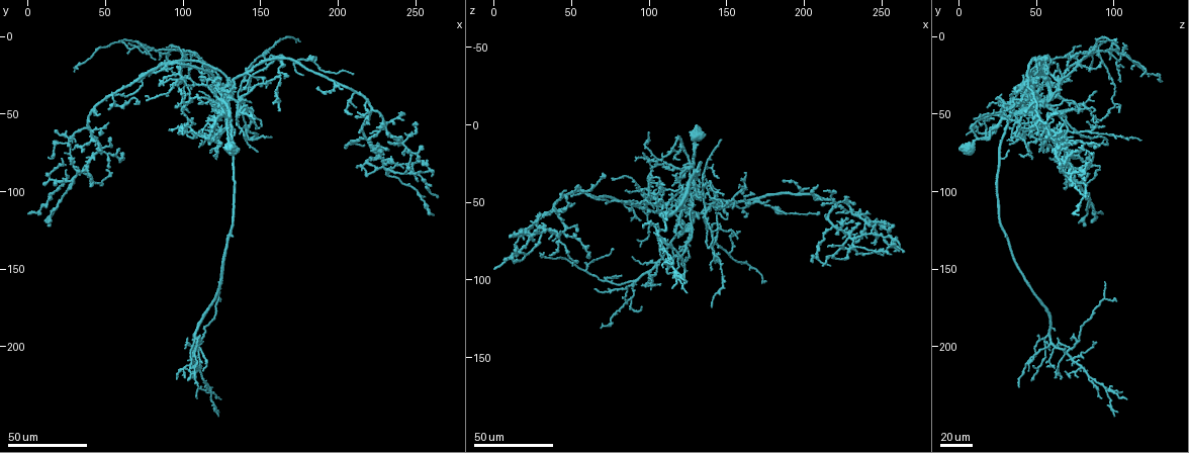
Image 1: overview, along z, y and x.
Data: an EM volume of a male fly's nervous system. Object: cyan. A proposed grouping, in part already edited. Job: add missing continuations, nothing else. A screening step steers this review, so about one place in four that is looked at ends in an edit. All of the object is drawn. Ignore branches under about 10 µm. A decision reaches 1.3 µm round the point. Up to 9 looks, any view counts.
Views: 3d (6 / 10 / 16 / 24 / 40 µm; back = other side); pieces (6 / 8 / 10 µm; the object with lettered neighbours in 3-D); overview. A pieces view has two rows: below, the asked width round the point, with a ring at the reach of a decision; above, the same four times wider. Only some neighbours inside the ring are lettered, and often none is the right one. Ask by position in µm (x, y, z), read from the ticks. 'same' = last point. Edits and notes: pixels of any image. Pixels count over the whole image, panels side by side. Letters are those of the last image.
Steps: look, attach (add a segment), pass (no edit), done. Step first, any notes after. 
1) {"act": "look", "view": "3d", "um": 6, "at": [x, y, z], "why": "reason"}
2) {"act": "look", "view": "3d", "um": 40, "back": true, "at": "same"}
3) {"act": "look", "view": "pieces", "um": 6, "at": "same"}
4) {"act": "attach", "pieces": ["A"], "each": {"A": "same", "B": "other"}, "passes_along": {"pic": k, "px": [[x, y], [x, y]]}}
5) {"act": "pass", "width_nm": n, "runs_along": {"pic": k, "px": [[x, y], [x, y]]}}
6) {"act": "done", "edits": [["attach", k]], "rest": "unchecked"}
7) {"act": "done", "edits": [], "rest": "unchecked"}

{"act": "look", "view": "3d", "um": 24, "at": [134, 57, 36], "why": "thick end"}

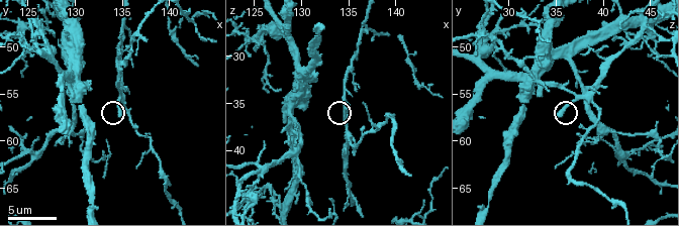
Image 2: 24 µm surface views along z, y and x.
{"act": "look", "view": "pieces", "um": 6, "at": [134.6, 57.4, 35.4], "why": "what lies round it"}

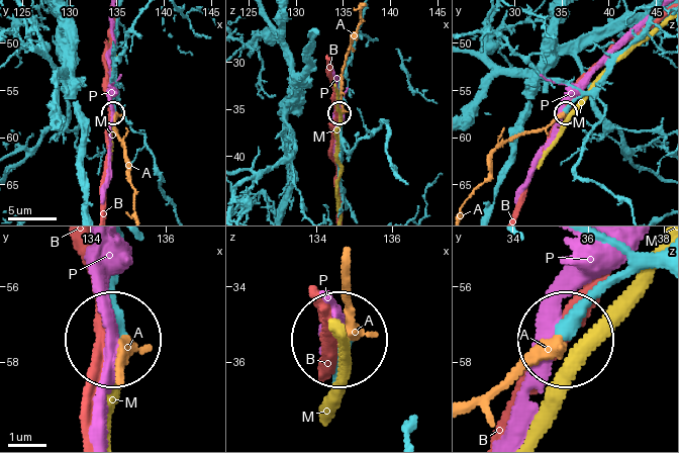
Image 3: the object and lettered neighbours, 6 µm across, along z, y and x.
{"act": "attach", "pieces": ["A"], "each": {"A": "same", "B": "other", "M": "other", "P": "other"}, "passes_along": {"pic": 3, "px": [[661, 250], [635, 260], [561, 334], [471, 398]]}, "found": "it goes on there"}

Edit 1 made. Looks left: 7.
{"act": "look", "view": "overview", "why": "see it whole again"}

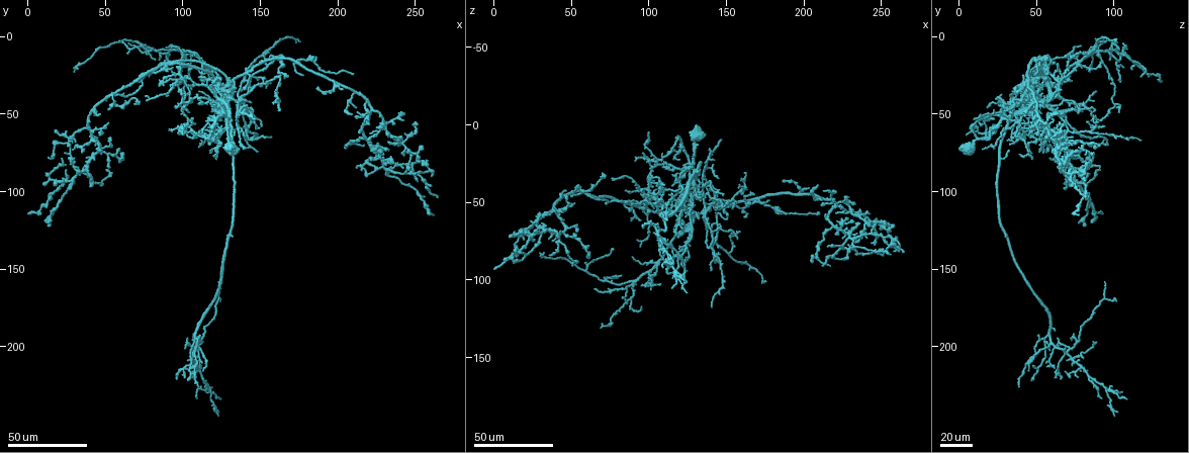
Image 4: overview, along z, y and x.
{"act": "look", "view": "3d", "um": 24, "at": [95, 17, 63], "why": "thin end"}

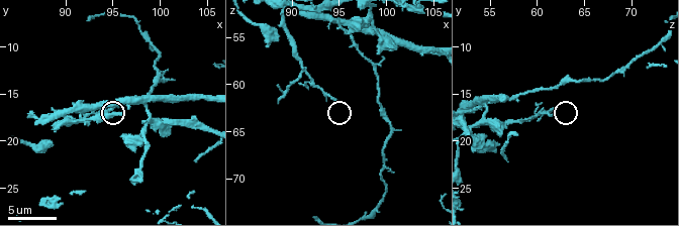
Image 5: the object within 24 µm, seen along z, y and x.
{"act": "look", "view": "pieces", "um": 8, "at": [94.4, 17.2, 61.6], "why": "see the neighbours"}

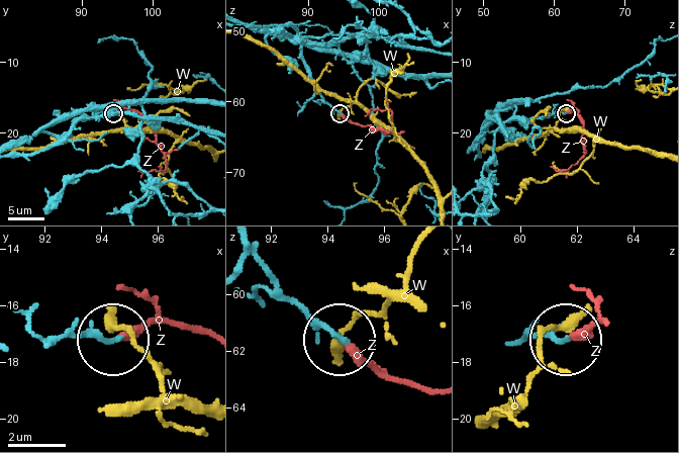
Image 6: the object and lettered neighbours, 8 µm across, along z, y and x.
{"act": "attach", "pieces": ["Z"], "each": {"W": "other", "Z": "same"}, "passes_along": {"pic": 6, "px": [[521, 341], [574, 338], [598, 324]]}, "found": "the cell continues"}

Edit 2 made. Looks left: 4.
{"act": "look", "view": "overview"}

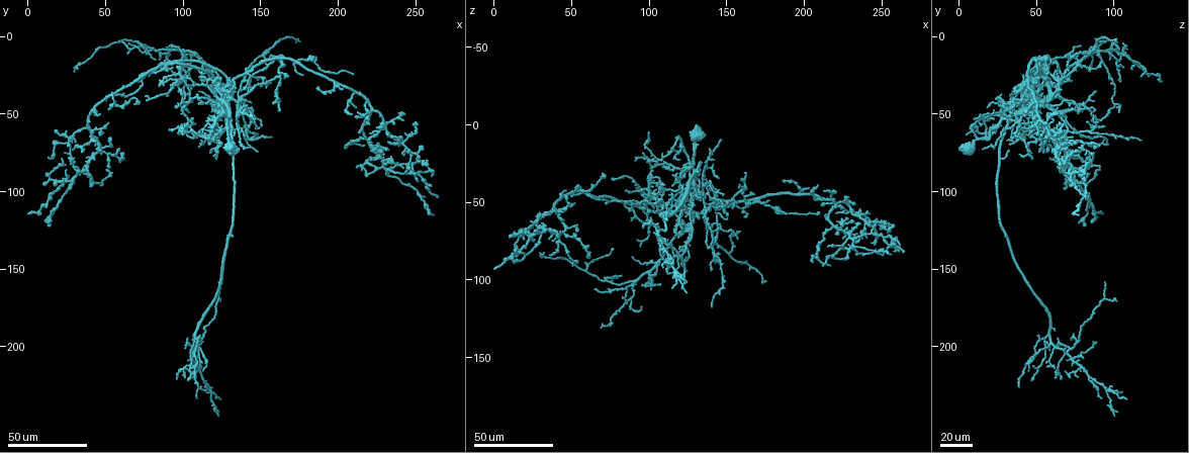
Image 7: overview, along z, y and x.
{"act": "look", "view": "3d", "um": 24, "at": [147, 53, 11], "why": "long arm stops here"}

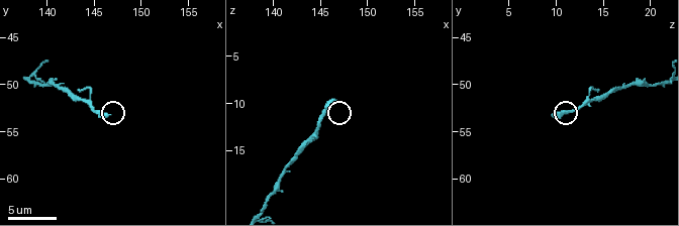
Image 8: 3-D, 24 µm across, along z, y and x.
{"act": "look", "view": "3d", "um": 10, "at": [146.8, 53.4, 9.8]}

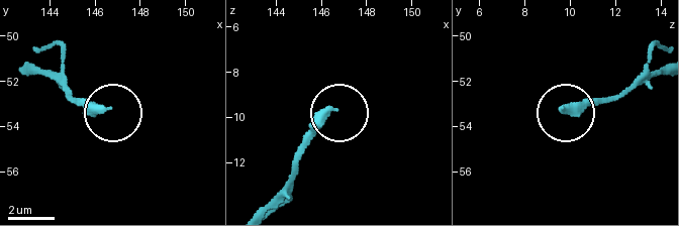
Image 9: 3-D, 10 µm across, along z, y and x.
{"act": "look", "view": "pieces", "um": 8, "at": [146.6, 53.2, 9.7]}

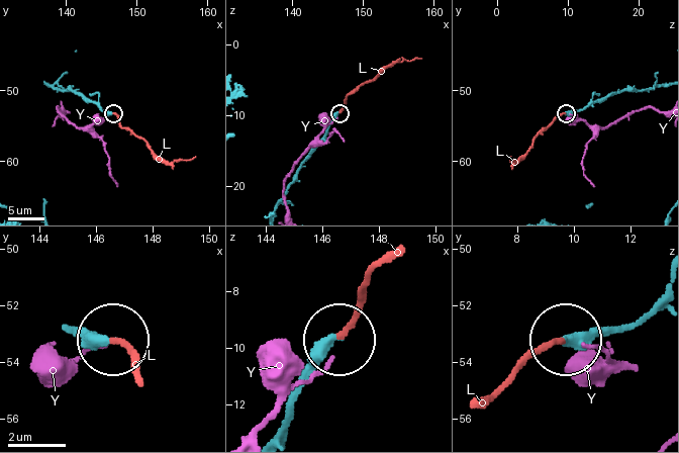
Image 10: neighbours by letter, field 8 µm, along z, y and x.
{"act": "attach", "pieces": ["L"], "each": {"L": "same", "Y": "other"}, "passes_along": {"pic": 10, "px": [[326, 131], [346, 97], [359, 87], [397, 62], [421, 58]]}, "found": "it goes on there"}

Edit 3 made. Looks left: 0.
{"act": "done", "edits": [["attach", 3], ["attach", 6], ["attach", 10]], "rest": "unchecked"}

